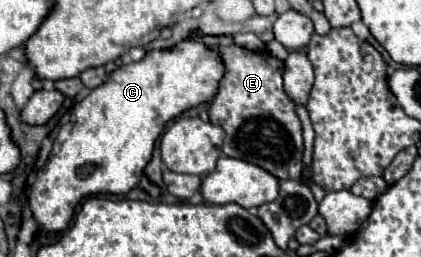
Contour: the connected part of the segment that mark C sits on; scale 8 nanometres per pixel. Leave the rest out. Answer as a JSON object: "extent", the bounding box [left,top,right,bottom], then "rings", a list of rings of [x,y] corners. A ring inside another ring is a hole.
{"extent":[28,33,224,233],"rings":[[[192,33],[190,37],[178,41],[172,49],[152,49],[144,55],[144,59],[122,65],[108,73],[108,79],[100,87],[92,89],[90,95],[74,105],[72,131],[68,133],[68,139],[52,149],[52,155],[48,157],[46,165],[32,185],[28,201],[38,225],[50,233],[64,231],[80,199],[92,193],[122,195],[134,189],[140,183],[142,171],[152,157],[154,143],[164,131],[166,123],[200,103],[212,101],[216,97],[216,87],[220,85],[222,77],[224,63],[220,59],[220,51],[210,49],[198,33]]]}

